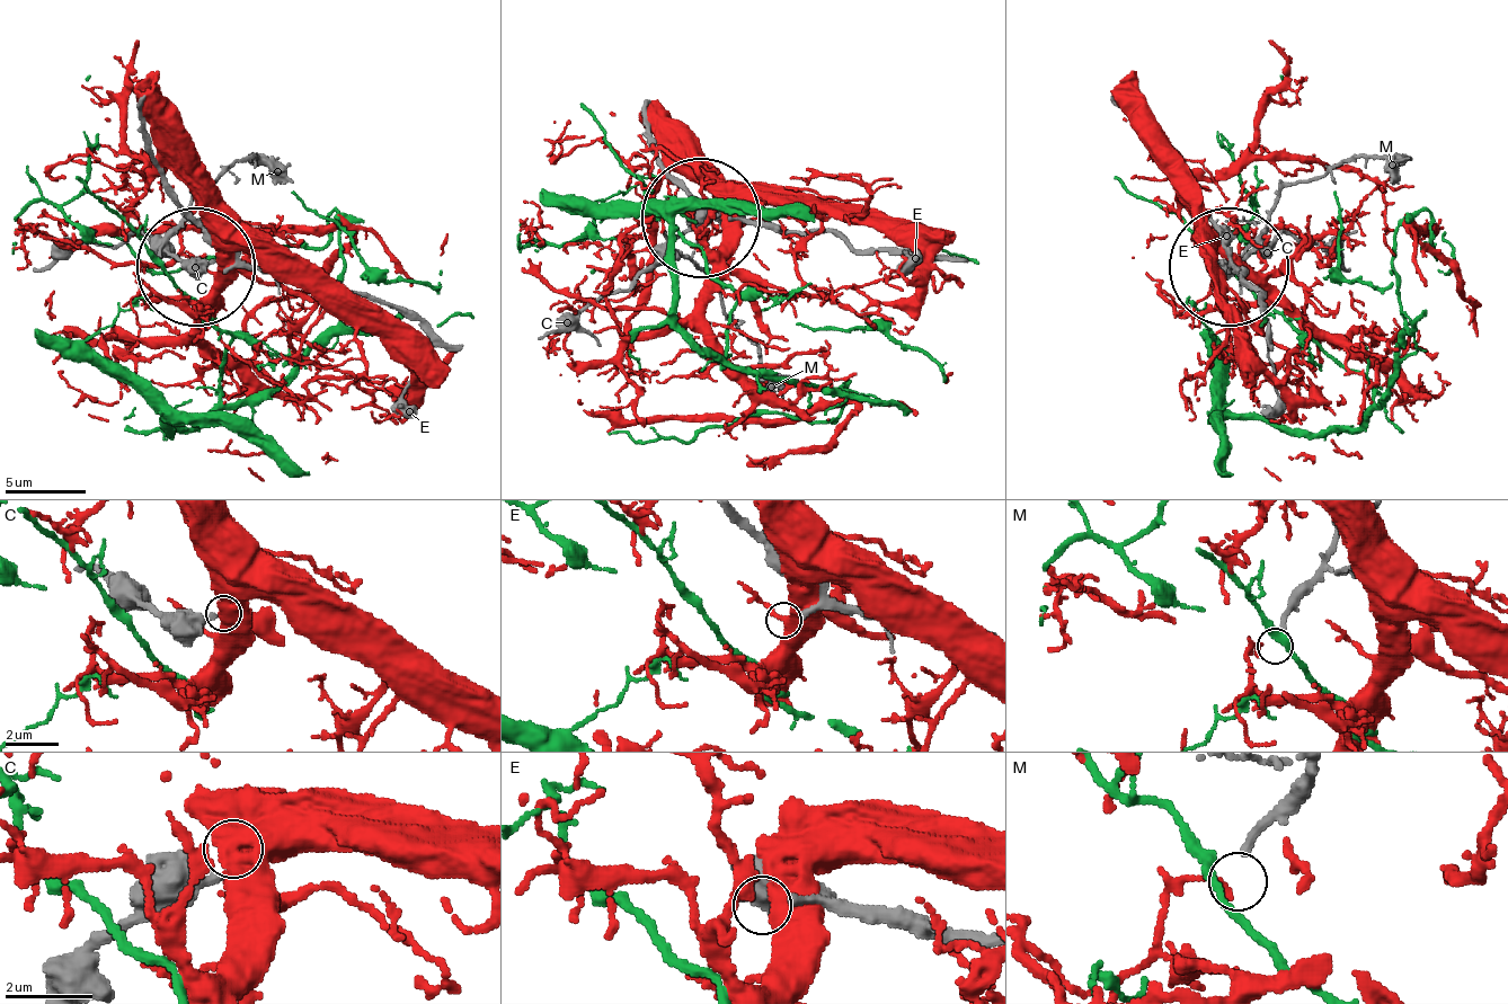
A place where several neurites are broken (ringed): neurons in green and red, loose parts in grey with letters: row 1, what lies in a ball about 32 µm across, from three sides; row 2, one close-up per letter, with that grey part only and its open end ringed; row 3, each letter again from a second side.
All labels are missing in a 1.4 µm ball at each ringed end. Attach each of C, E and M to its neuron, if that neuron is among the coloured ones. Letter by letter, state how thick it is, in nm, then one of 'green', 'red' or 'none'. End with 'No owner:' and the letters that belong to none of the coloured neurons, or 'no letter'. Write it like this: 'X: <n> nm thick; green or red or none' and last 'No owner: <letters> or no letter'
C: 320 nm thick; none
E: 200 nm thick; none
M: 200 nm thick; none
No owner: C, E, M

